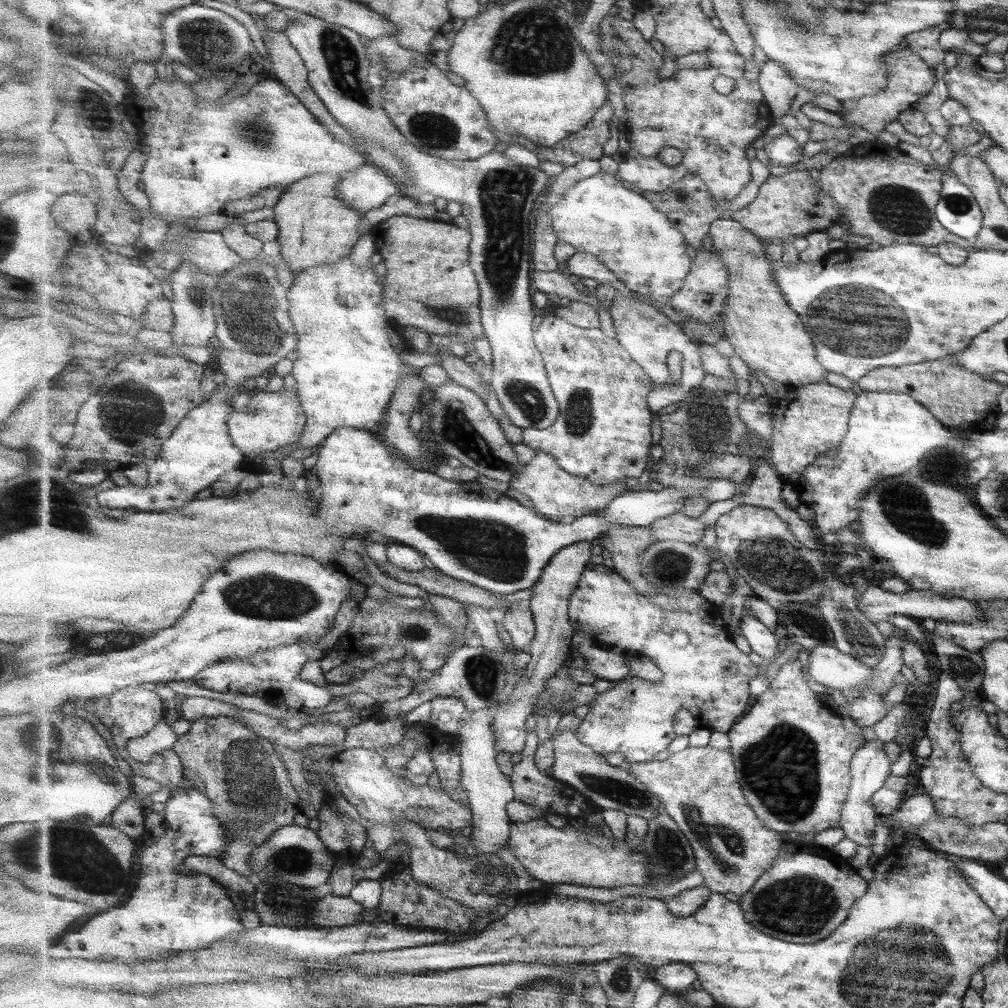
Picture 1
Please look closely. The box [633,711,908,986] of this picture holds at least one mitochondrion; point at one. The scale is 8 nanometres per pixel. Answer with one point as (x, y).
(781, 770)

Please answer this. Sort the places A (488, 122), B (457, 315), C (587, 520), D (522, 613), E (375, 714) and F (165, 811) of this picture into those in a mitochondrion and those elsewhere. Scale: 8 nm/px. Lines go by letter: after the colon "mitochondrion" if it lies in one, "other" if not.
A: other
B: mitochondrion
C: other
D: other
E: other
F: other

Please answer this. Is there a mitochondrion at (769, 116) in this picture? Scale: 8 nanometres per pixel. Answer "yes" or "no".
no

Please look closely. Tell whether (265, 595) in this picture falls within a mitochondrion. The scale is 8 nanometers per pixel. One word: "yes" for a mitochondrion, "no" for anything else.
yes

